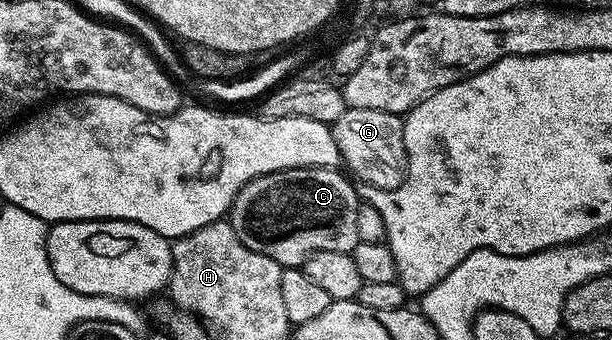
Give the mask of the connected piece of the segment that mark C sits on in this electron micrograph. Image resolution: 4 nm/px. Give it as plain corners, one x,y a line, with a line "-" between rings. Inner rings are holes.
286,168
241,186
229,213
237,238
249,250
273,258
283,269
302,268
313,253
321,250
351,253
360,242
357,210
361,201
356,185
333,168

